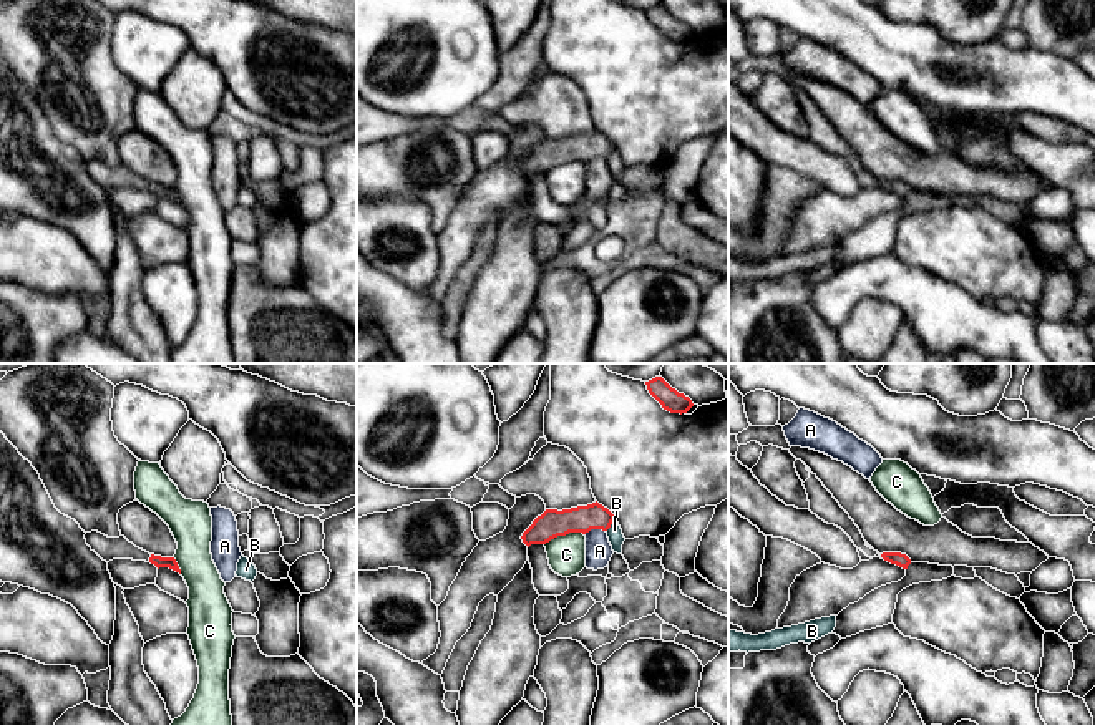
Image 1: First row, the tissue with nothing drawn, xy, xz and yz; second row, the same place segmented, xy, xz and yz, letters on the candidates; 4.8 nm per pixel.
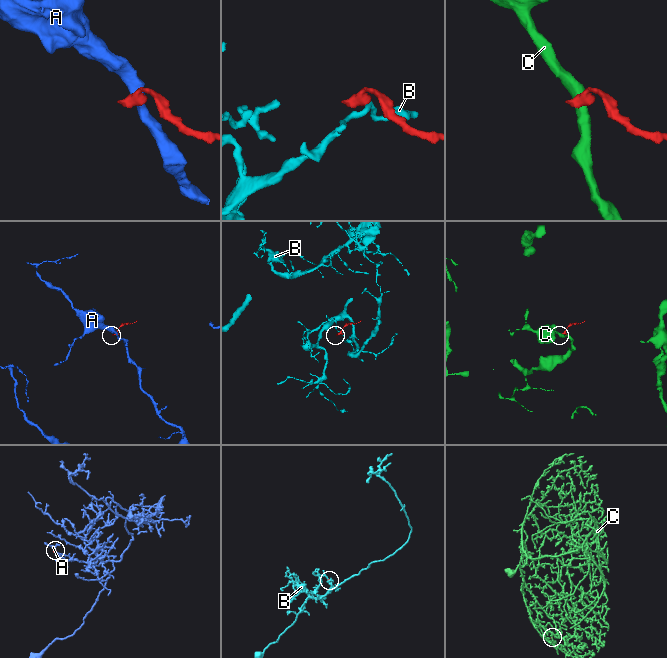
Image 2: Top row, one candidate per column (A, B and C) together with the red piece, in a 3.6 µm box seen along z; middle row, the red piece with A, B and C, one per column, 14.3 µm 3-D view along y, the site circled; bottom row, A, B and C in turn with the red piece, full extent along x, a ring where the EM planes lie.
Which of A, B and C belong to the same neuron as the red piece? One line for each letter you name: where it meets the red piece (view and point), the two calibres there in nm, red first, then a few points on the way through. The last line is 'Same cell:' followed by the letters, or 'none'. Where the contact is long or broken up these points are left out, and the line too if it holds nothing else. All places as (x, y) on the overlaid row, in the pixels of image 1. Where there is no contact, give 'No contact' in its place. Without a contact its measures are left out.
Same cell: none

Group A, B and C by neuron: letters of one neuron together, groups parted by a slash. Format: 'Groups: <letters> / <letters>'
Groups: A / B / C

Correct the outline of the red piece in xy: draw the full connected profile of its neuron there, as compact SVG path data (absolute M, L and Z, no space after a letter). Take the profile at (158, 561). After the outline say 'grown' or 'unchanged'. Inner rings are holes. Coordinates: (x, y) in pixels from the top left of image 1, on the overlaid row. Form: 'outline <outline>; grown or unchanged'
outline M91 531L85 534L86 544L95 551L103 561L110 562L113 559L133 559L133 561L146 561L159 567L169 567L181 574L181 569L174 557L161 557L149 554L133 543L129 543L124 536L108 538L98 531Z; grown

